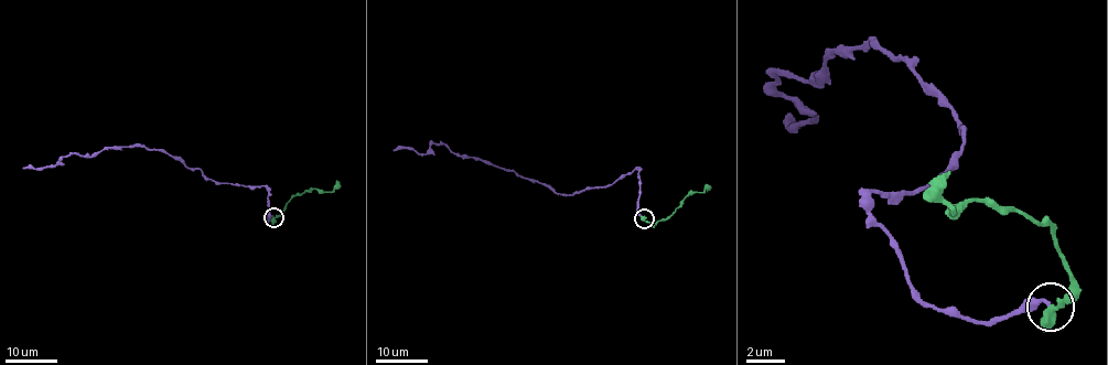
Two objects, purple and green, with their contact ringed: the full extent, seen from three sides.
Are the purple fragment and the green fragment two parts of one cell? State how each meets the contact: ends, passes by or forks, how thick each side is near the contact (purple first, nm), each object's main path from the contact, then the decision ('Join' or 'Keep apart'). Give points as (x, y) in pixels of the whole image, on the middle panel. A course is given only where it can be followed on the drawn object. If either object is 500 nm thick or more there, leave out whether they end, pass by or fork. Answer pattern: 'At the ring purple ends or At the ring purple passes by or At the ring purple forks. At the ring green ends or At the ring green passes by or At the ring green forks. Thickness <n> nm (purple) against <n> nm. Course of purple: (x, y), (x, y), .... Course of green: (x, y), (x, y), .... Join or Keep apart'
At the ring purple ends. At the ring green passes by. Thickness 170 nm (purple) against 440 nm. Course of purple: (643, 218), (635, 169), (611, 184), (557, 195), (443, 143), (425, 154), (393, 150). Course of green: (643, 218), (656, 224), (685, 197), (707, 191). Join

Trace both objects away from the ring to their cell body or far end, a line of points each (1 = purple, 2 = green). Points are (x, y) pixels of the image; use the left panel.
1: (272, 217), (268, 222), (265, 186), (216, 184), (200, 169), (142, 146), (73, 153), (54, 165), (22, 168)
2: (272, 217), (304, 192), (332, 192), (336, 180)

